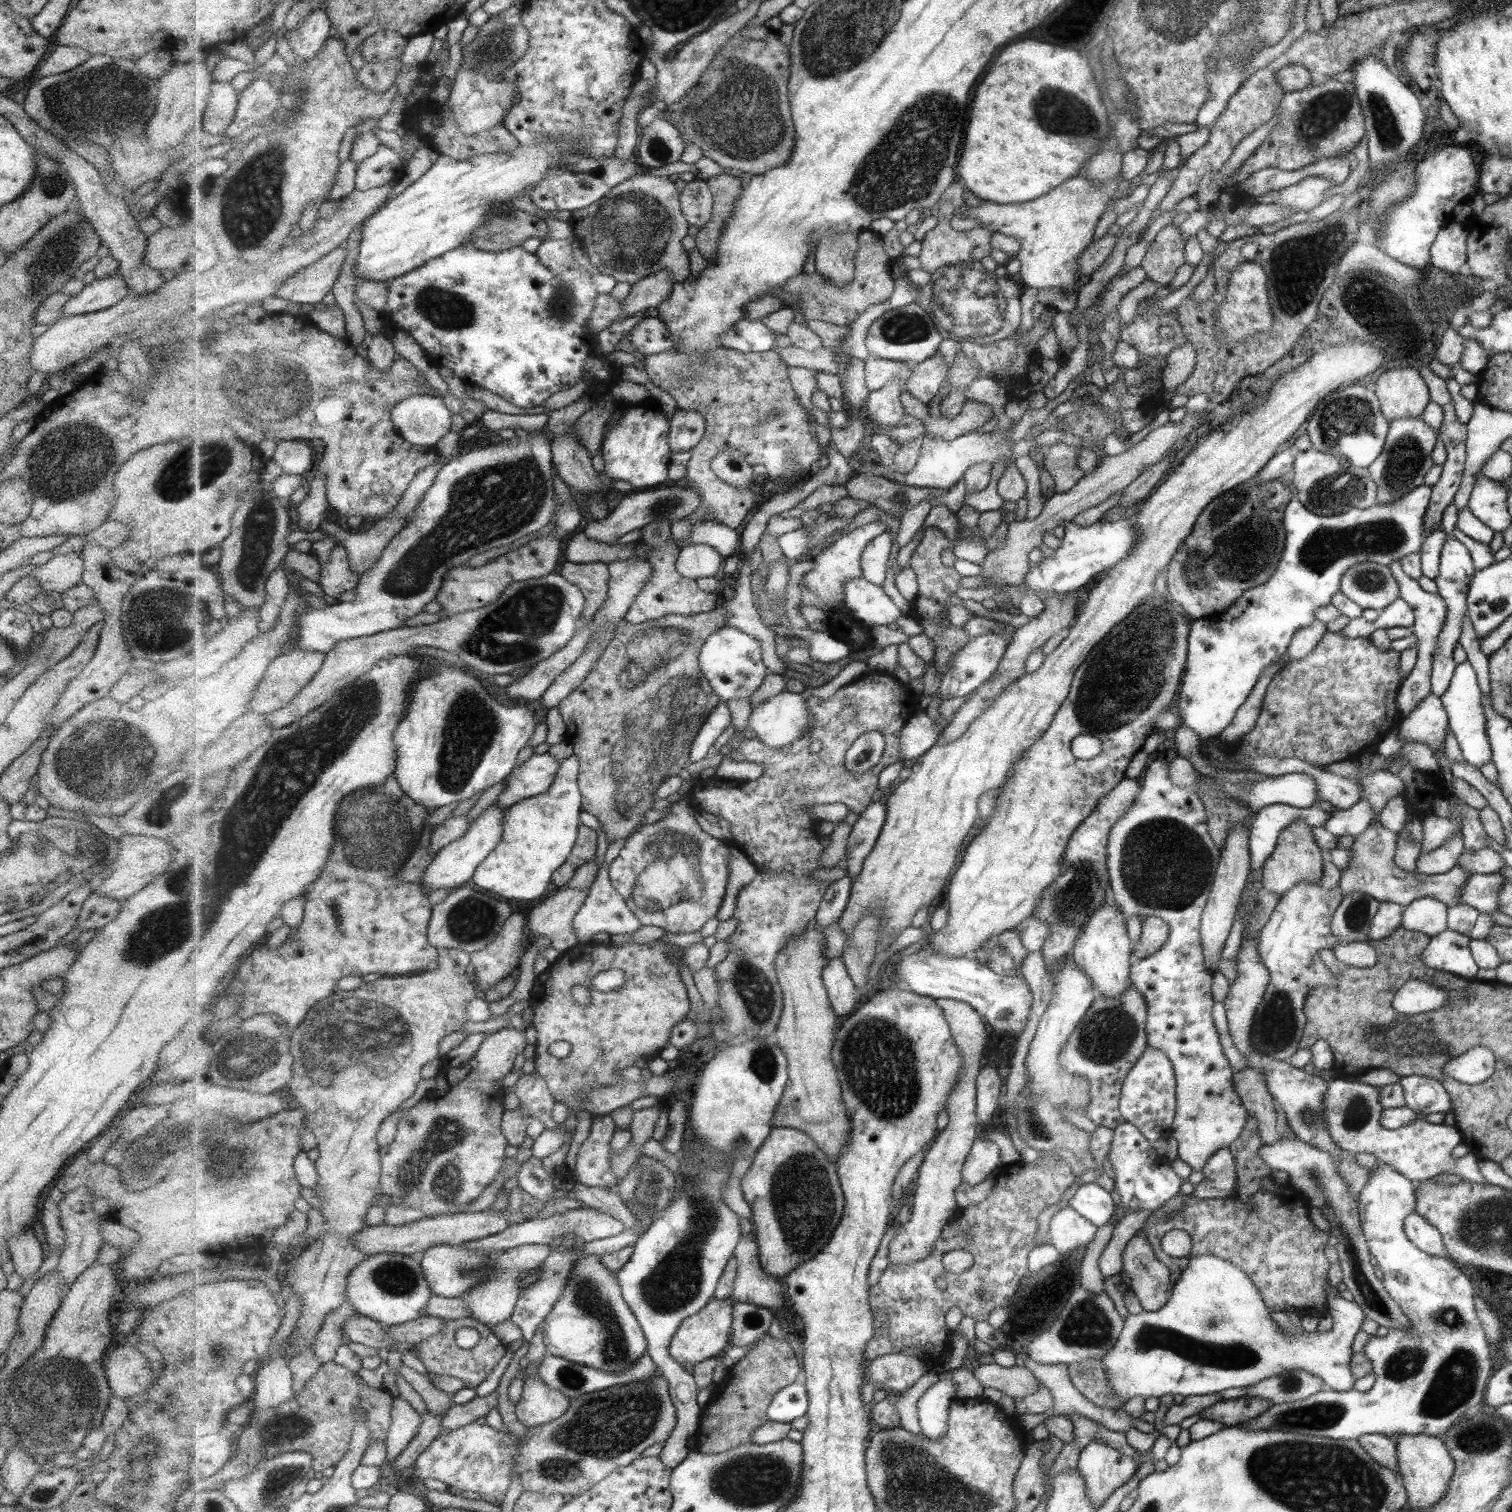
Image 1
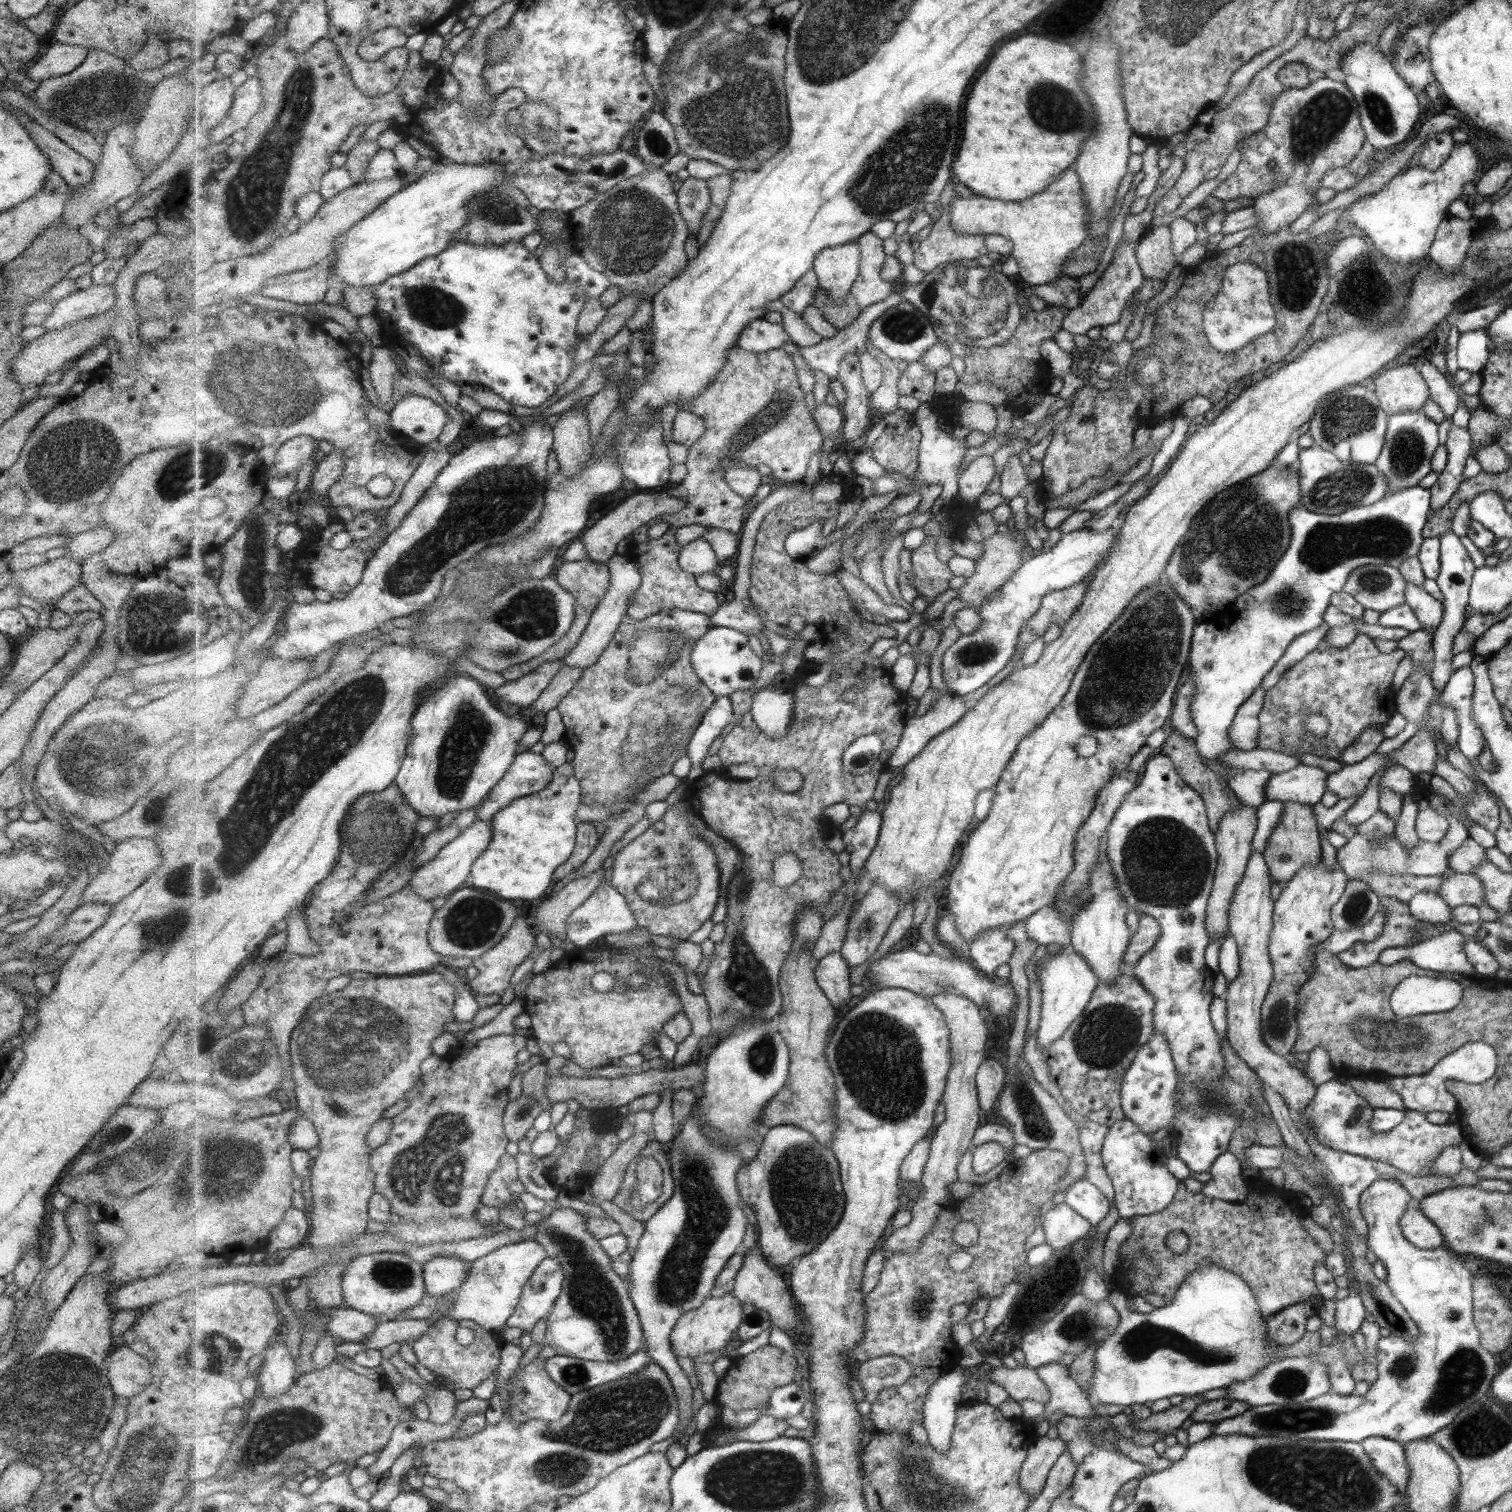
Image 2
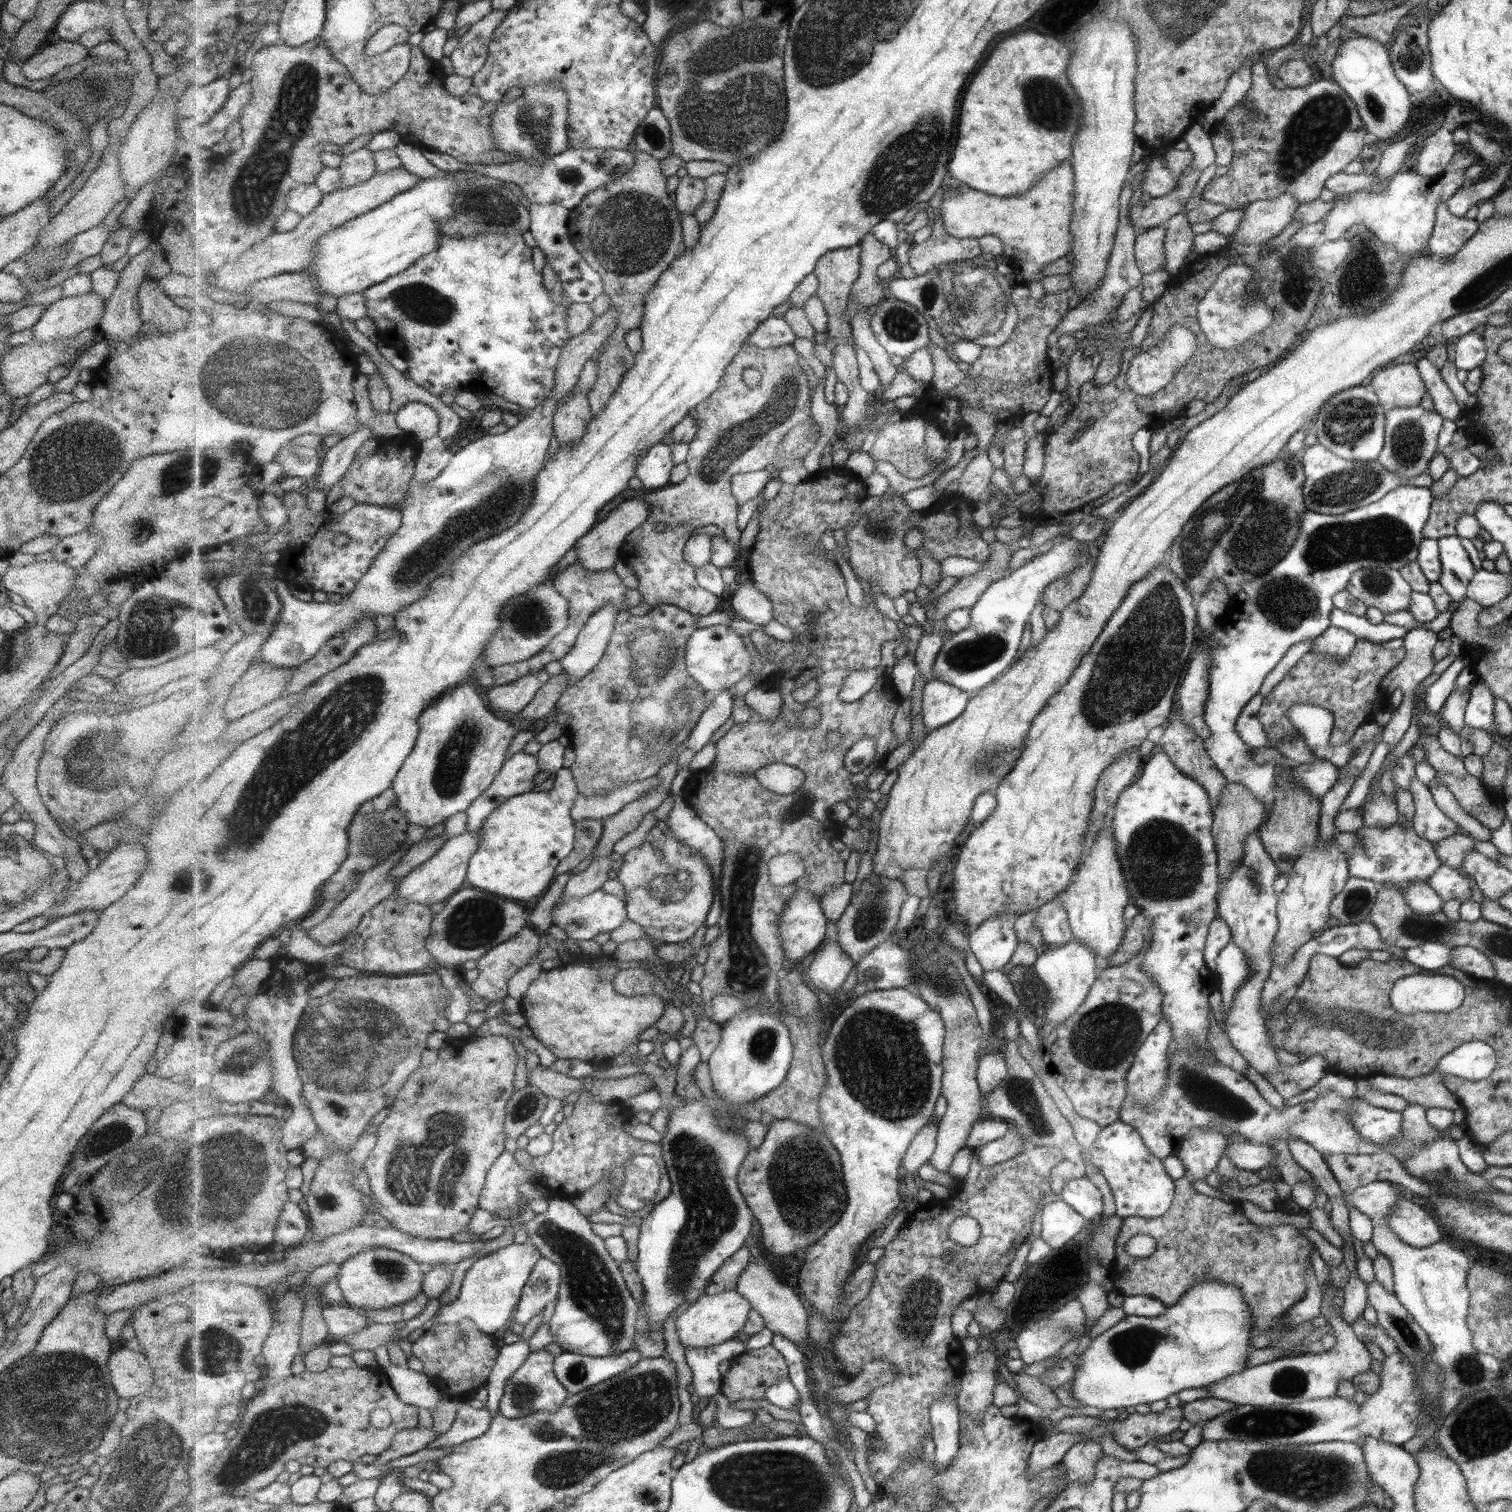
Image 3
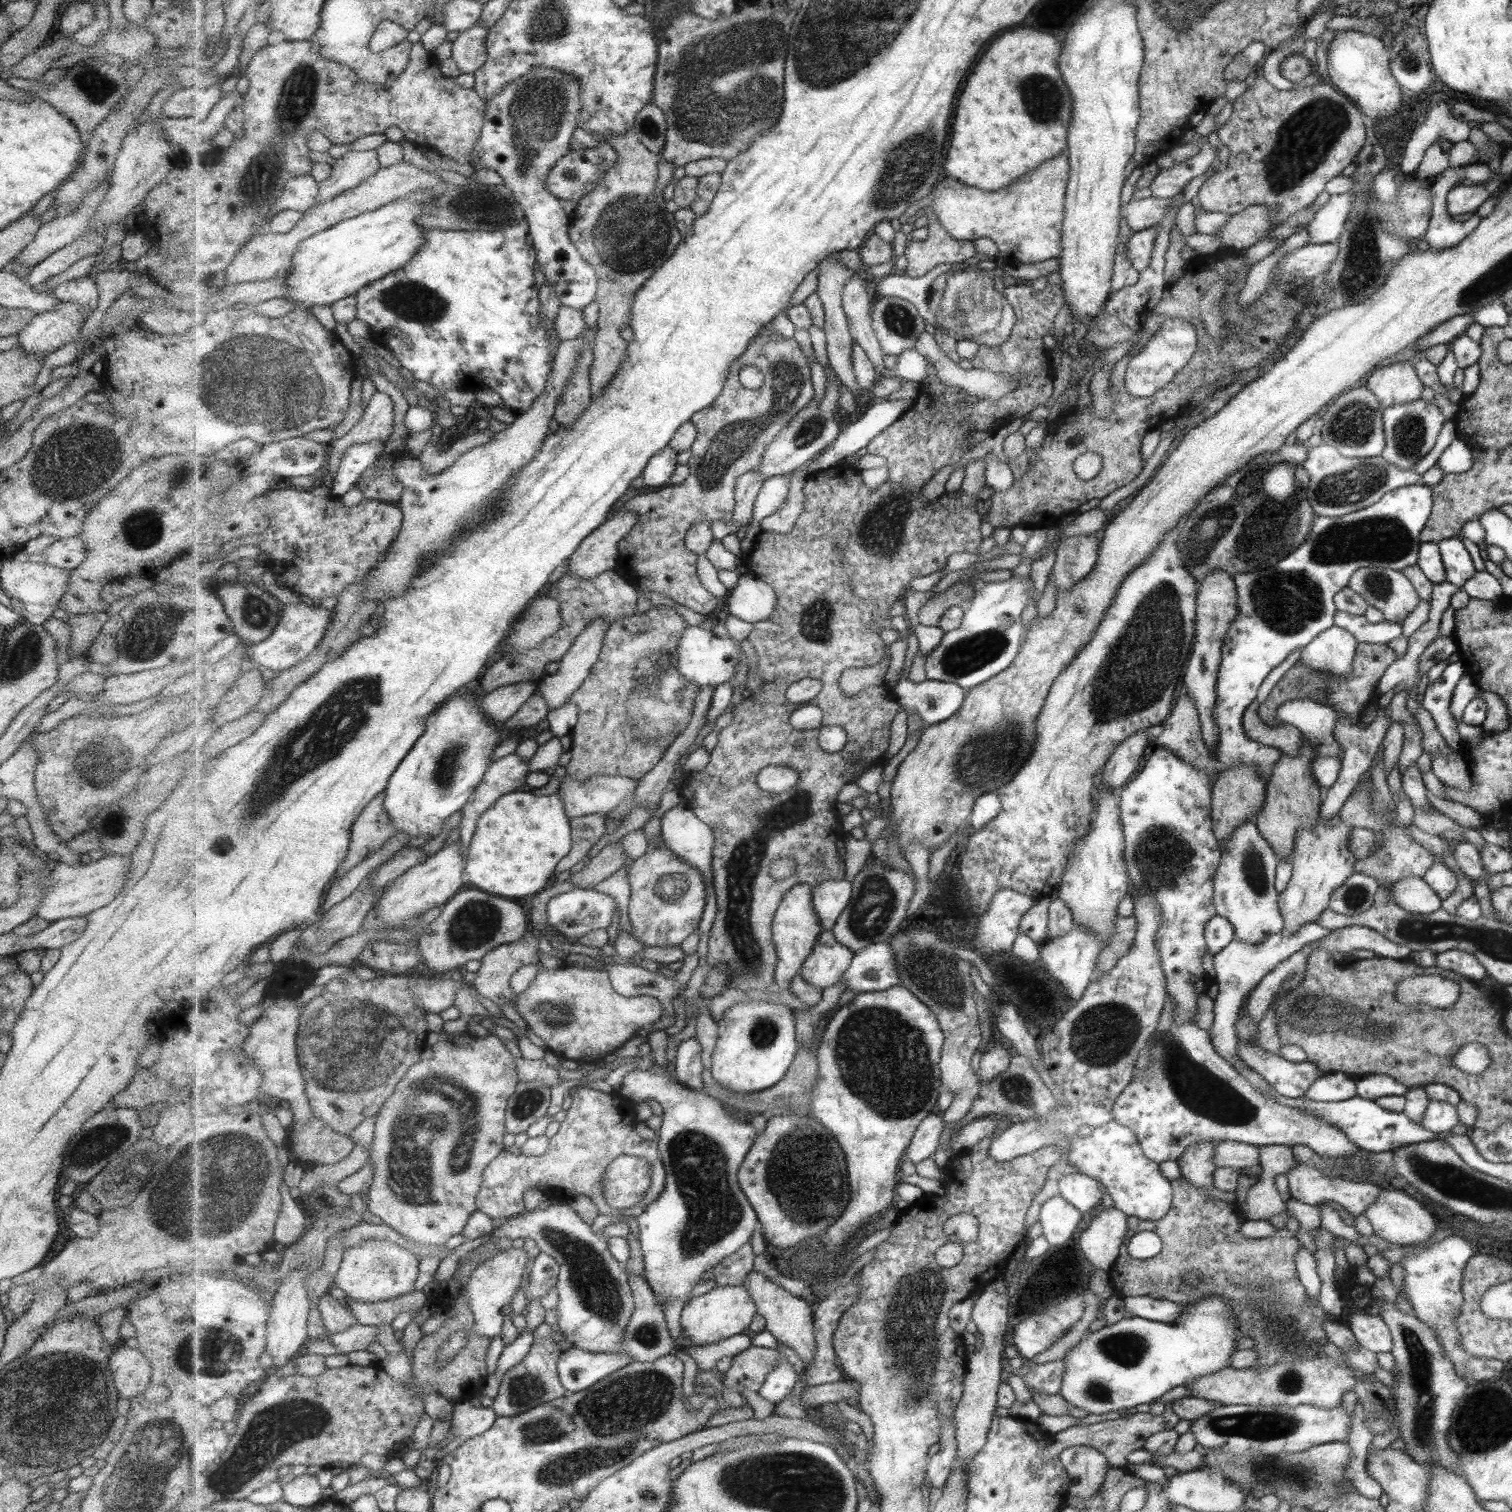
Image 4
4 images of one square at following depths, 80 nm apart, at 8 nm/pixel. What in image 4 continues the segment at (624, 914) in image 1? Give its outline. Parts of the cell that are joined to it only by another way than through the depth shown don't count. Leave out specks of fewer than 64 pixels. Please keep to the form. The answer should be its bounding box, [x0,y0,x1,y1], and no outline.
[547,888,617,939]

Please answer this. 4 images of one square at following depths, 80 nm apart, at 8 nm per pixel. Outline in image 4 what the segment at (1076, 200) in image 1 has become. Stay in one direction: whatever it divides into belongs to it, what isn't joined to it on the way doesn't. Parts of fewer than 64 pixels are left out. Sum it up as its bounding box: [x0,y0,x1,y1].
[932,150,1070,264]

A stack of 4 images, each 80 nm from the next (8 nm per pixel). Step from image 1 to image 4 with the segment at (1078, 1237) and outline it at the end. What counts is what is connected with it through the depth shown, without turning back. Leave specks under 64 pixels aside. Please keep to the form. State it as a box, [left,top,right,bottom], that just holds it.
[1038,1194,1081,1246]

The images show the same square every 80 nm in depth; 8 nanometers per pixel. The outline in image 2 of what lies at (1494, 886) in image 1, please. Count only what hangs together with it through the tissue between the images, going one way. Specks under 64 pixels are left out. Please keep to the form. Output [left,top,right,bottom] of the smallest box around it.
[1438,869,1486,909]

